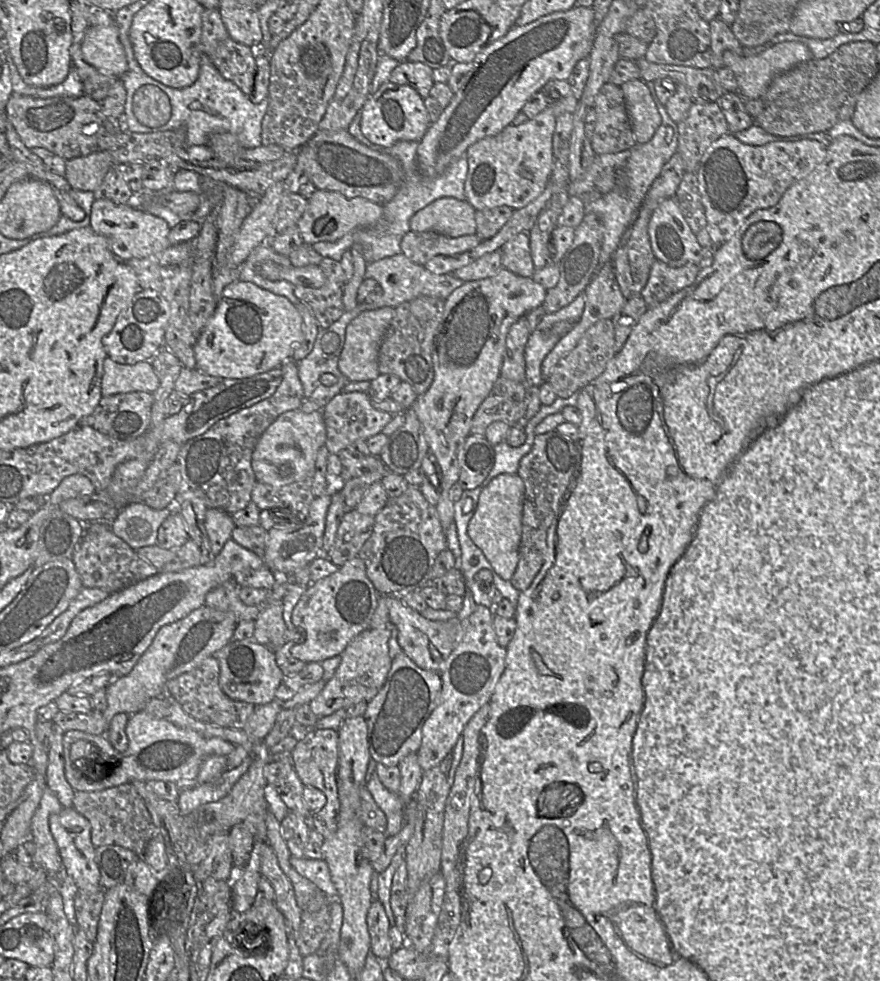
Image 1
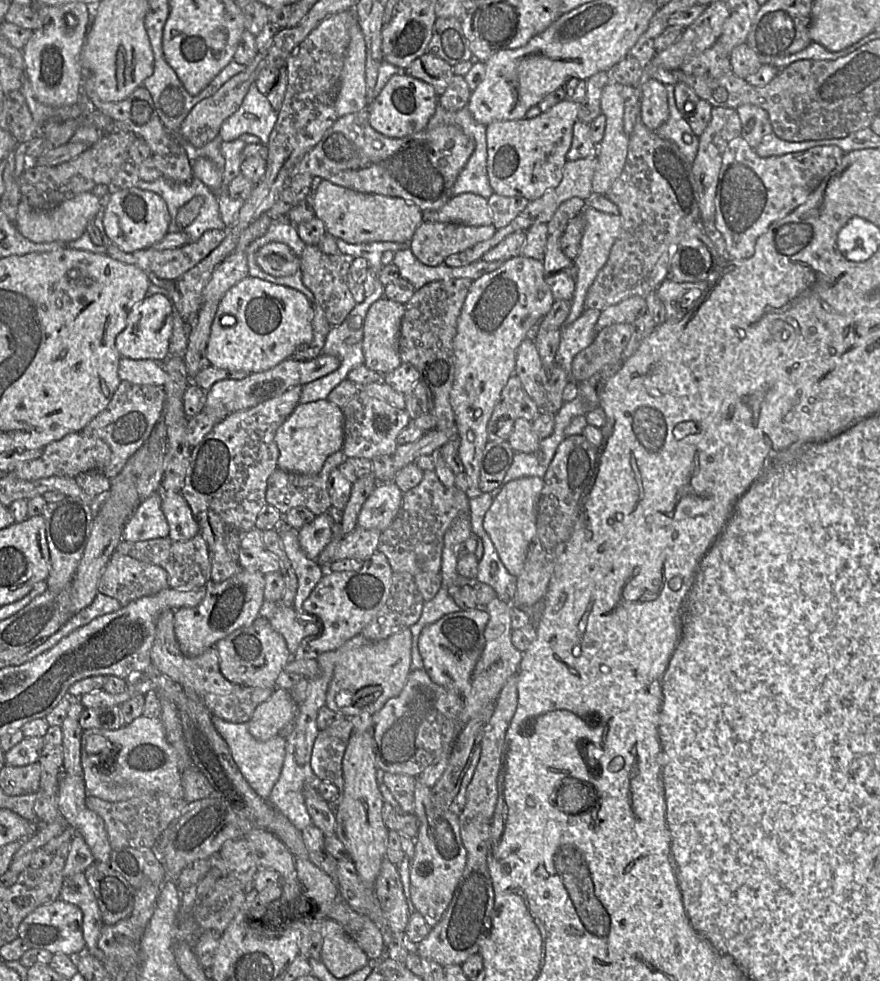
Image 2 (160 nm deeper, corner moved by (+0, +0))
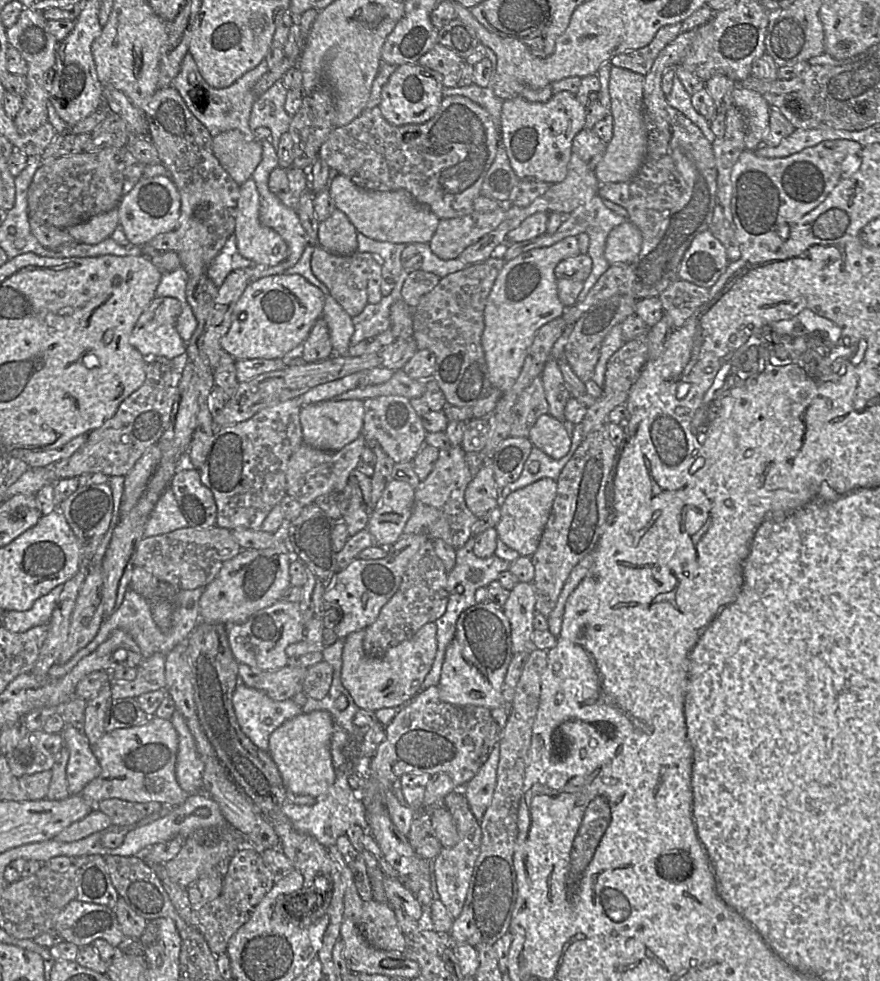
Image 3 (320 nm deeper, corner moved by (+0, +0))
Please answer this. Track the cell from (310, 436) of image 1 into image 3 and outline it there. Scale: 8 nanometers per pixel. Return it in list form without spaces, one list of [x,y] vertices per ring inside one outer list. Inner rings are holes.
[[[329,400],[301,408],[300,423],[303,443],[320,450],[338,451],[361,436],[364,420],[364,400]]]

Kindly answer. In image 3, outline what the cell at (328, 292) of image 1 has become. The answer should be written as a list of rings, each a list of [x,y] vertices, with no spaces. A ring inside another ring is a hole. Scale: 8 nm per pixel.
[[[320,246],[314,248],[311,257],[311,270],[314,276],[323,283],[329,294],[352,317],[358,316],[368,304],[368,282],[370,279],[380,278],[380,256],[369,252],[354,252],[350,255],[336,255]]]

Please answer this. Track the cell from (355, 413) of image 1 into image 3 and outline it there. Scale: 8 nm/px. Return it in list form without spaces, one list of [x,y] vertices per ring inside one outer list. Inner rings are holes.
[[[380,396],[364,400],[364,420],[361,436],[366,446],[373,449],[379,445],[395,463],[411,462],[425,445],[428,432],[422,424],[422,417],[417,414],[410,399],[398,396]]]

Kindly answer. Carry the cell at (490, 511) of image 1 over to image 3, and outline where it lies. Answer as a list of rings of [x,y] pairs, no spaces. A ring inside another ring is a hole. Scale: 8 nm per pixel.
[[[543,478],[502,498],[501,517],[496,525],[498,538],[520,556],[532,557],[551,514],[556,494],[557,482],[551,478]]]

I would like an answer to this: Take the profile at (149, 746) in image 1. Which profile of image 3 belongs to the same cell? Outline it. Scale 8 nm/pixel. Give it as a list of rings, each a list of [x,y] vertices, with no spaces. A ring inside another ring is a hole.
[[[151,716],[138,726],[105,732],[92,746],[101,772],[82,789],[80,795],[94,804],[108,798],[118,798],[178,806],[186,800],[187,793],[176,779],[177,749],[178,735],[173,724],[170,720],[156,716]]]

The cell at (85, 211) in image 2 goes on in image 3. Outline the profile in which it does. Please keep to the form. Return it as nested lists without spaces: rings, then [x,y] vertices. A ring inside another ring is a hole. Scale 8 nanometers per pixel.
[[[117,209],[91,217],[85,222],[65,228],[75,243],[98,244],[110,238],[119,226]]]

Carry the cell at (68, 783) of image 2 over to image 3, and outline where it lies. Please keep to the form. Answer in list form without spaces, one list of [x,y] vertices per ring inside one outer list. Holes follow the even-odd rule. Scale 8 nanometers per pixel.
[[[66,725],[62,736],[69,754],[66,769],[68,790],[70,795],[77,795],[90,781],[99,776],[101,767],[82,730]]]

